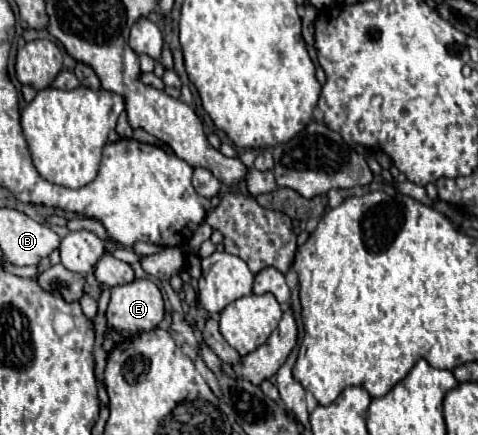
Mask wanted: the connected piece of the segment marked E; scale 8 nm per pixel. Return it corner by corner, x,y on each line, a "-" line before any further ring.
134,279
132,283
112,289
106,317
112,329
126,329
136,335
156,329
164,313
164,299
158,285
150,279

